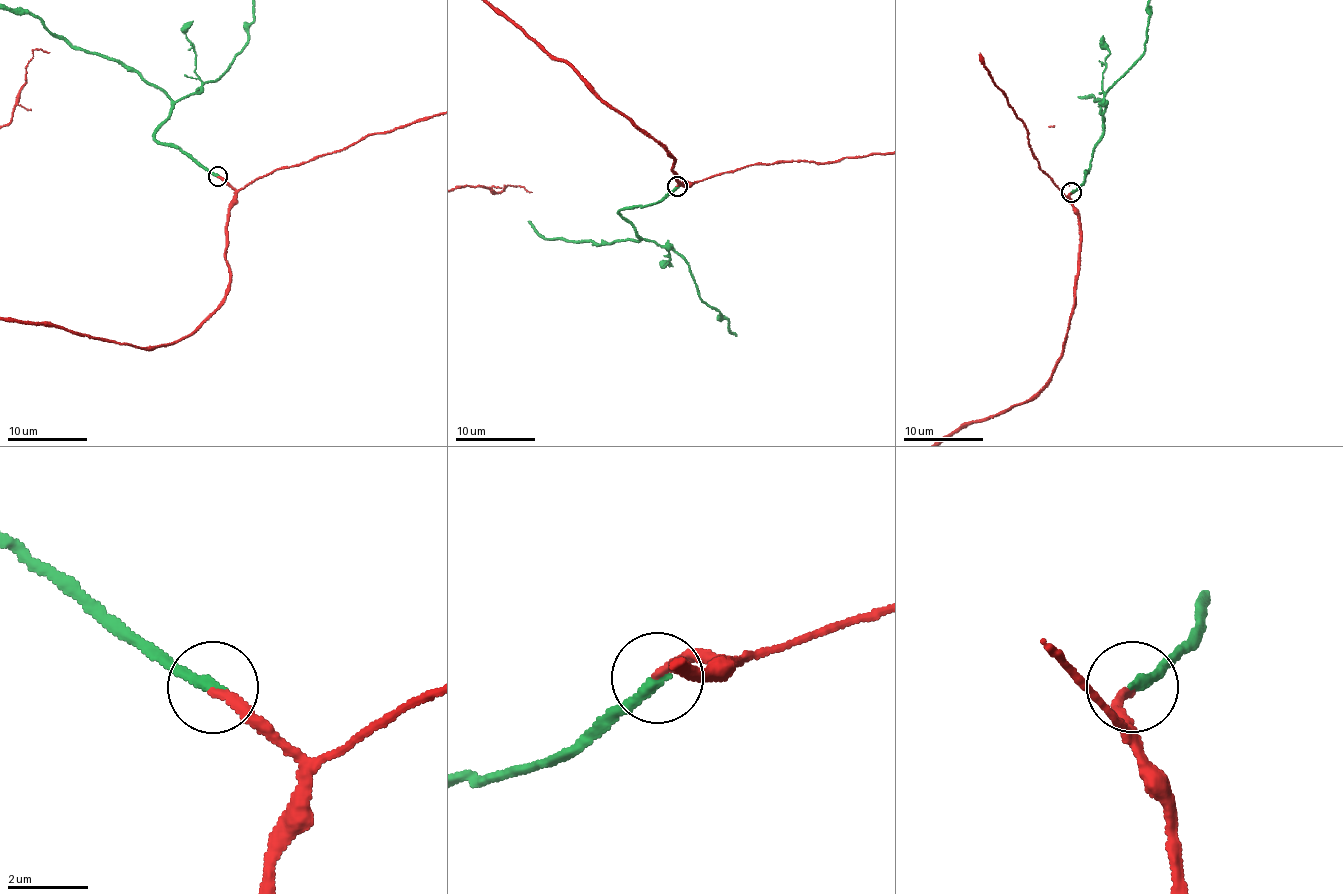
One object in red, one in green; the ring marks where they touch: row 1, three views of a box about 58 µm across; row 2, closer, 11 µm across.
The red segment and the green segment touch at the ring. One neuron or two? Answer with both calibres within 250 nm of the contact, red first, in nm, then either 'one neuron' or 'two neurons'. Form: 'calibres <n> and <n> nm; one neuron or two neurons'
calibres 200 and 240 nm; one neuron

